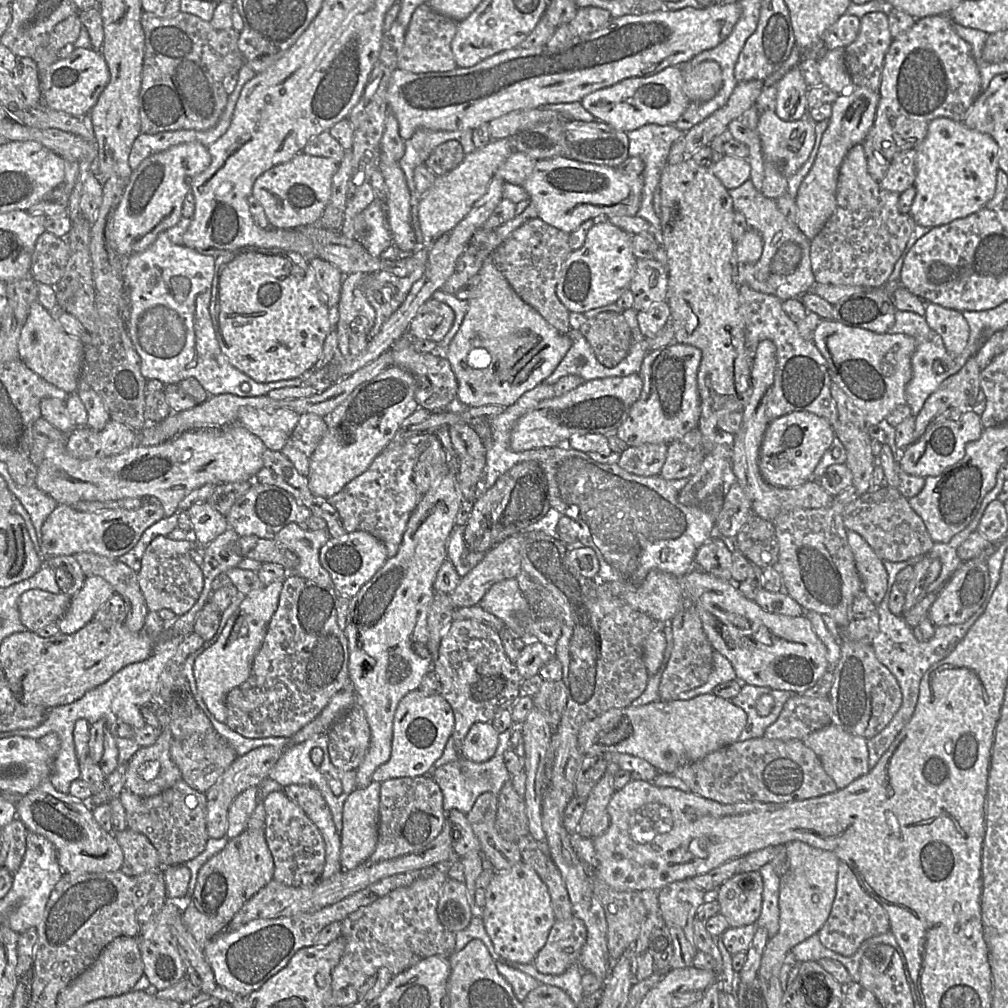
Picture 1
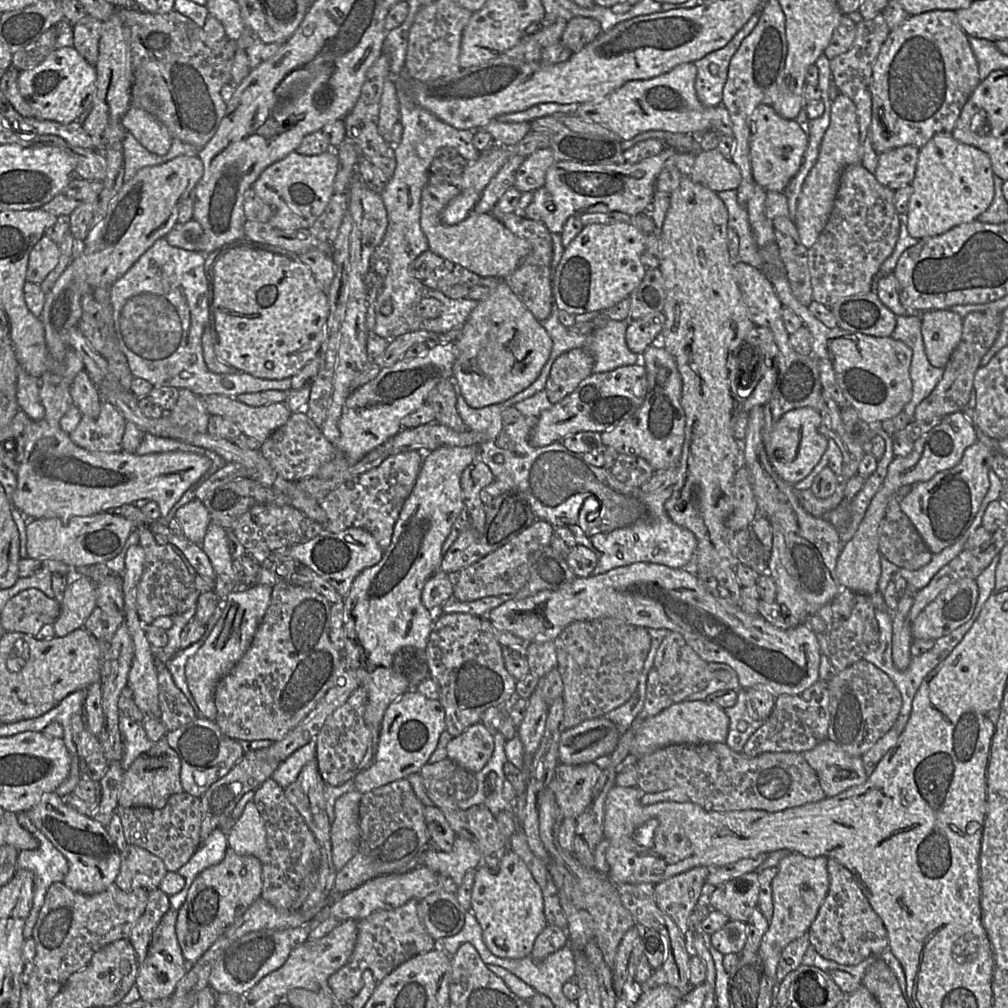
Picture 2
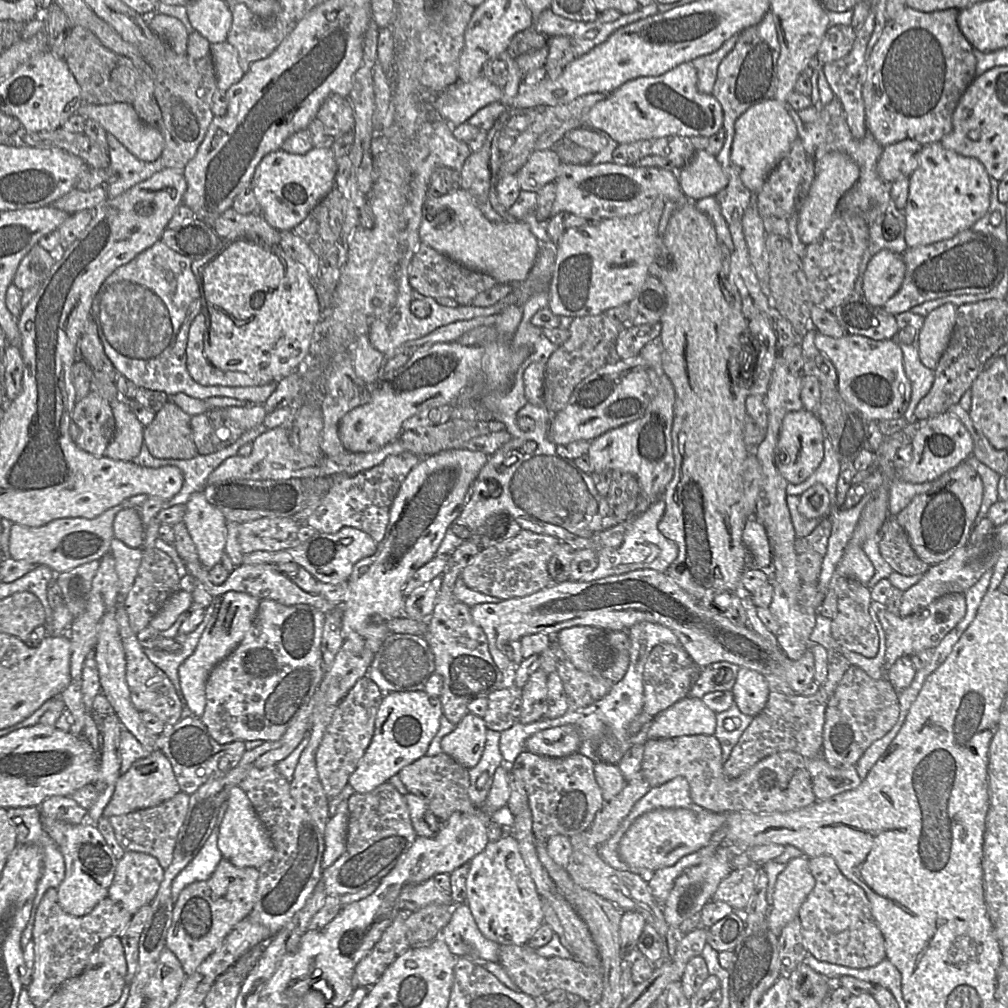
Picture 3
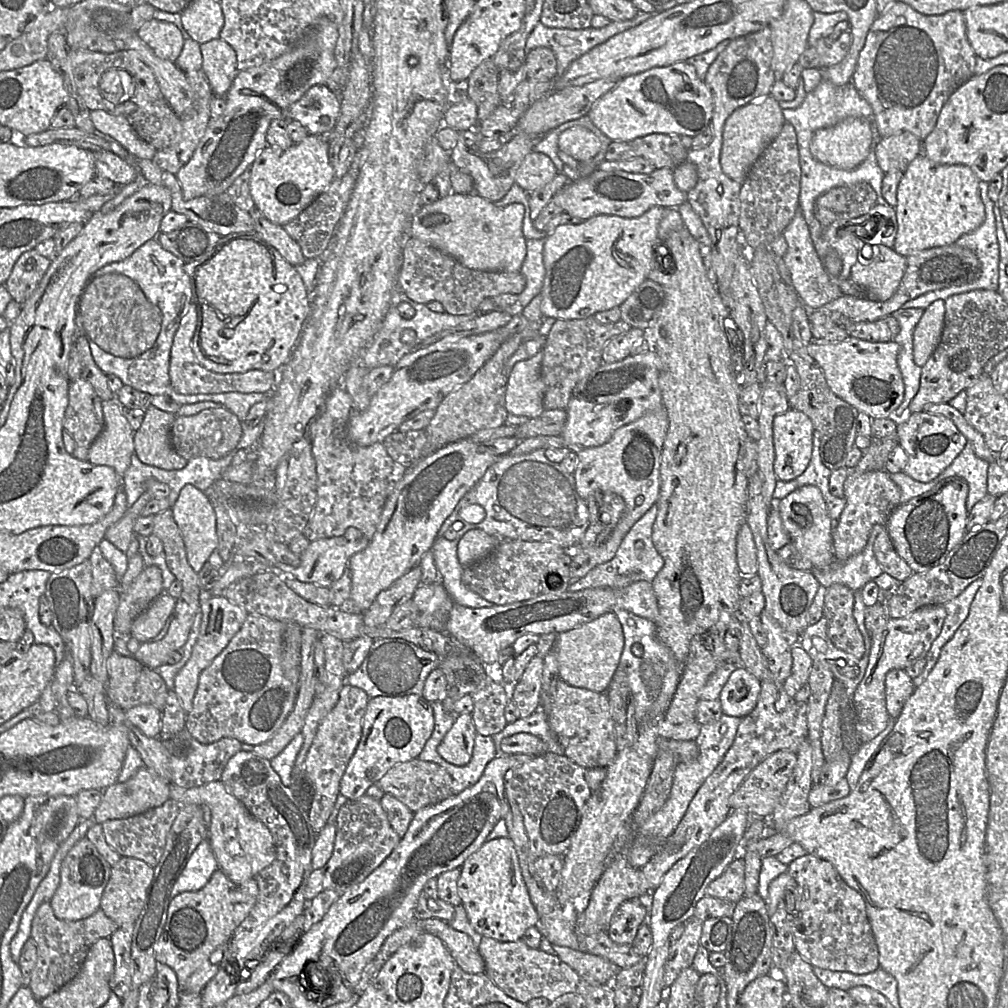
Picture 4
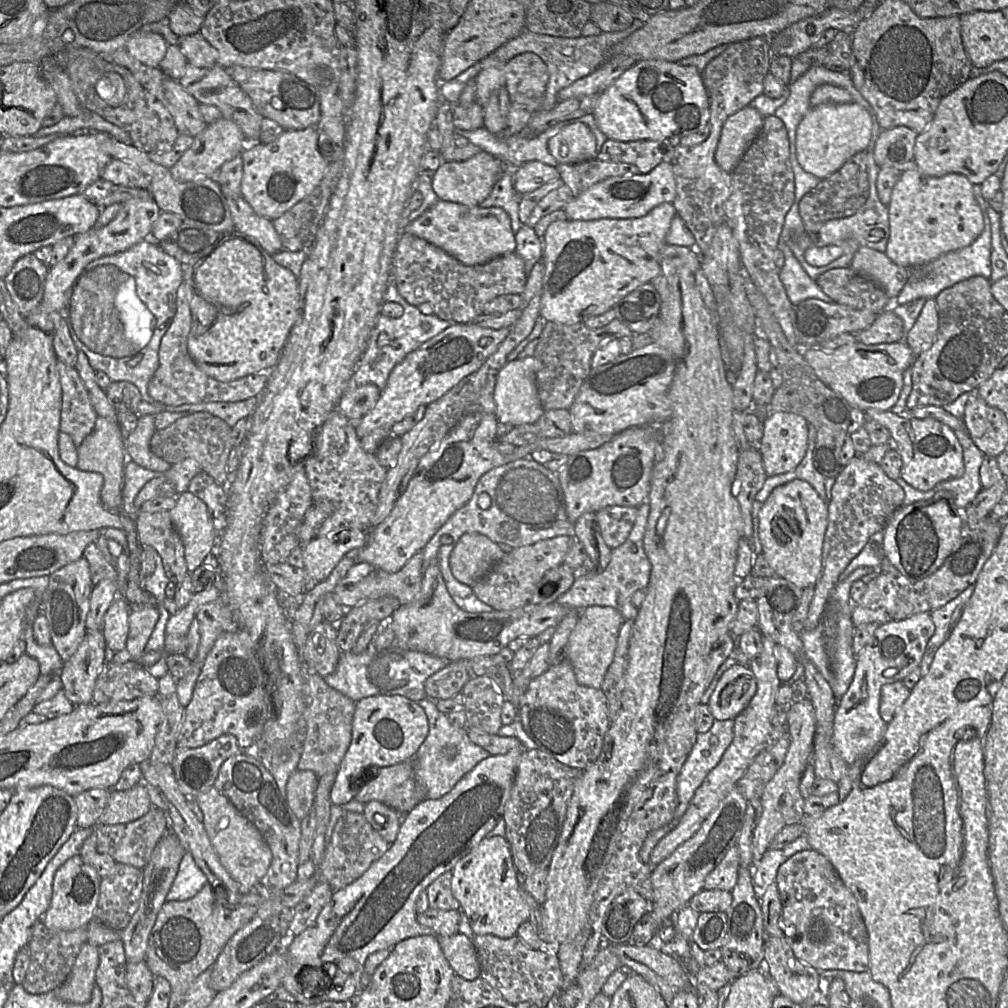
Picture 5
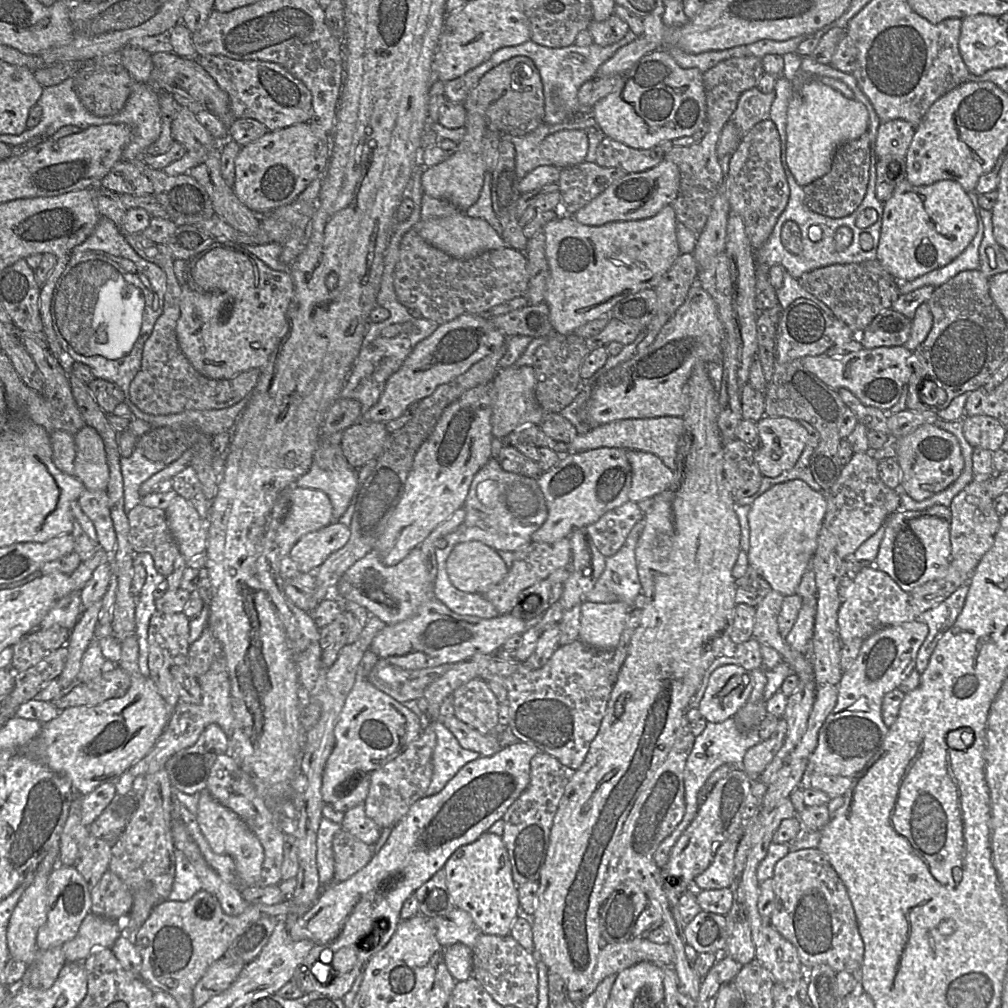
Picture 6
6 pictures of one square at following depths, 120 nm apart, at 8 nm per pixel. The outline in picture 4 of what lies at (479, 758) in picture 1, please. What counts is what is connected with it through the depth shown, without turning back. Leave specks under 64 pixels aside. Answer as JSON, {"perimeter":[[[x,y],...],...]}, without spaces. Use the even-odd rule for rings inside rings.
{"perimeter":[[[457,714],[452,728],[439,743],[437,752],[445,761],[464,766],[471,760],[476,734],[471,714]]]}

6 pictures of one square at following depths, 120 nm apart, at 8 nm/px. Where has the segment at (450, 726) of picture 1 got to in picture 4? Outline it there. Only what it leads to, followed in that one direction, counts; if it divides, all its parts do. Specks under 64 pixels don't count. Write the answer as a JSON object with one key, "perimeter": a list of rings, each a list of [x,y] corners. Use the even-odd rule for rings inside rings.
{"perimeter":[[[423,695],[370,698],[363,717],[362,736],[341,778],[339,793],[348,800],[364,795],[389,769],[417,758],[433,729],[433,709]]]}

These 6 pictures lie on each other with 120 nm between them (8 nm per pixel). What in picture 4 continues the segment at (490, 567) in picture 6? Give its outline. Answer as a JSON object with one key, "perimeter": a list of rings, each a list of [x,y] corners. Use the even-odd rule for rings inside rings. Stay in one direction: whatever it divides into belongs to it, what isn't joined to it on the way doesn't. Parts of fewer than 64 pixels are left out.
{"perimeter":[[[480,529],[469,530],[458,543],[458,560],[464,567],[471,565],[489,555],[498,545],[498,537]]]}

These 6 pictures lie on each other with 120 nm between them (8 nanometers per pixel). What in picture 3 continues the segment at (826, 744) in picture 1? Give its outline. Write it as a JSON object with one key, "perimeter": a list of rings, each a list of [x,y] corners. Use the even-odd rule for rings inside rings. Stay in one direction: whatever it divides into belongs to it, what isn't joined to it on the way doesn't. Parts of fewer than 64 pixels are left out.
{"perimeter":[[[821,755],[807,759],[807,769],[816,801],[824,801],[840,793],[854,790],[863,781],[855,765],[846,768],[833,767]]]}

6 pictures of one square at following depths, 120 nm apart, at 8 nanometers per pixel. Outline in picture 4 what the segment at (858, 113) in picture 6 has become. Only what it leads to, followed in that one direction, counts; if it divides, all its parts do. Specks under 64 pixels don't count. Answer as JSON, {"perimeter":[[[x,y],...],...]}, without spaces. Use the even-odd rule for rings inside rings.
{"perimeter":[[[849,117],[814,132],[810,152],[821,163],[837,169],[853,169],[867,157],[872,132],[867,121]]]}

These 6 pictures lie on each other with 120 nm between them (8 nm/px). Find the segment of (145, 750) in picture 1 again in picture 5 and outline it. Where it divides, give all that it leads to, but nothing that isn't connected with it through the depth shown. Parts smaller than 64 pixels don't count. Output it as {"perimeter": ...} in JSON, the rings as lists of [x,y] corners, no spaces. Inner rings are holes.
{"perimeter":[[[138,783],[124,791],[111,789],[107,805],[97,825],[128,823],[146,815],[152,807],[147,786],[144,783]]]}

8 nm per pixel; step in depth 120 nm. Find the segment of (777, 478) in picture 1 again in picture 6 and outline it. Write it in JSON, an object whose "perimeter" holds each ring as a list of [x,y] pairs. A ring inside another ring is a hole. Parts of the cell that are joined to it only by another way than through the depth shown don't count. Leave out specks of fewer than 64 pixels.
{"perimeter":[[[764,415],[757,422],[759,446],[754,460],[764,477],[776,477],[790,470],[801,456],[807,430],[799,421]]]}

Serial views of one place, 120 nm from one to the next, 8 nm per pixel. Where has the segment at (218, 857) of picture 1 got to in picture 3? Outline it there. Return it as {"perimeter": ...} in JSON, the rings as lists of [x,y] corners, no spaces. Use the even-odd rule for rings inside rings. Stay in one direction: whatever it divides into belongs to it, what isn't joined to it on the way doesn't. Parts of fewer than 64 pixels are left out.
{"perimeter":[[[222,858],[209,879],[193,882],[181,891],[174,902],[166,947],[179,959],[187,976],[220,947],[241,920],[249,916],[256,902],[258,879],[259,869],[239,868]]]}

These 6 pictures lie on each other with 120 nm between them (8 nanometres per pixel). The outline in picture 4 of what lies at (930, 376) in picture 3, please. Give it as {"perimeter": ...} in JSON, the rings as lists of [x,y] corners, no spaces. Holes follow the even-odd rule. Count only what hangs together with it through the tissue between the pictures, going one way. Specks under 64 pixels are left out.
{"perimeter":[[[913,338],[902,340],[899,344],[900,350],[897,363],[904,382],[904,398],[899,407],[893,413],[893,418],[899,423],[900,419],[906,417],[908,406],[918,392],[921,377],[921,367],[915,364],[913,358]]]}

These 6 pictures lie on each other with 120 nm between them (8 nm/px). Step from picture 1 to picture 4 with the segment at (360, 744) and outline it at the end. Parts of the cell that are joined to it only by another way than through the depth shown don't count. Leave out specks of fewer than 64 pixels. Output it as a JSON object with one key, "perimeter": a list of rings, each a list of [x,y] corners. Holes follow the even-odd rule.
{"perimeter":[[[345,683],[334,708],[319,724],[305,759],[305,771],[313,785],[313,800],[308,816],[313,830],[319,833],[326,825],[337,796],[341,778],[362,736],[362,722],[370,697],[361,688]]]}

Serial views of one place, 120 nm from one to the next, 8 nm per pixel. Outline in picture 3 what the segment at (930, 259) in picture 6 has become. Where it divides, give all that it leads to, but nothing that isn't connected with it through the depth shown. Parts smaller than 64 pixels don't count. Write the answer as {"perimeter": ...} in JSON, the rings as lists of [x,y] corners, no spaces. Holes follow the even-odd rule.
{"perimeter":[[[934,142],[922,147],[919,163],[909,177],[905,216],[905,241],[908,248],[951,239],[970,229],[990,206],[990,176],[983,164]]]}

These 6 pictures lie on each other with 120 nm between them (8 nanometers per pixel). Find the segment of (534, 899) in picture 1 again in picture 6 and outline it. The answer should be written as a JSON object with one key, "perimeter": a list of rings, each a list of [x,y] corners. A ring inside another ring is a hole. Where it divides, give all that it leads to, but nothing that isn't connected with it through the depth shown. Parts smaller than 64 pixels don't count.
{"perimeter":[[[482,833],[474,842],[459,847],[447,860],[444,870],[454,908],[466,911],[482,934],[506,936],[515,919],[522,914],[518,886],[511,871],[508,852],[502,836]]]}

